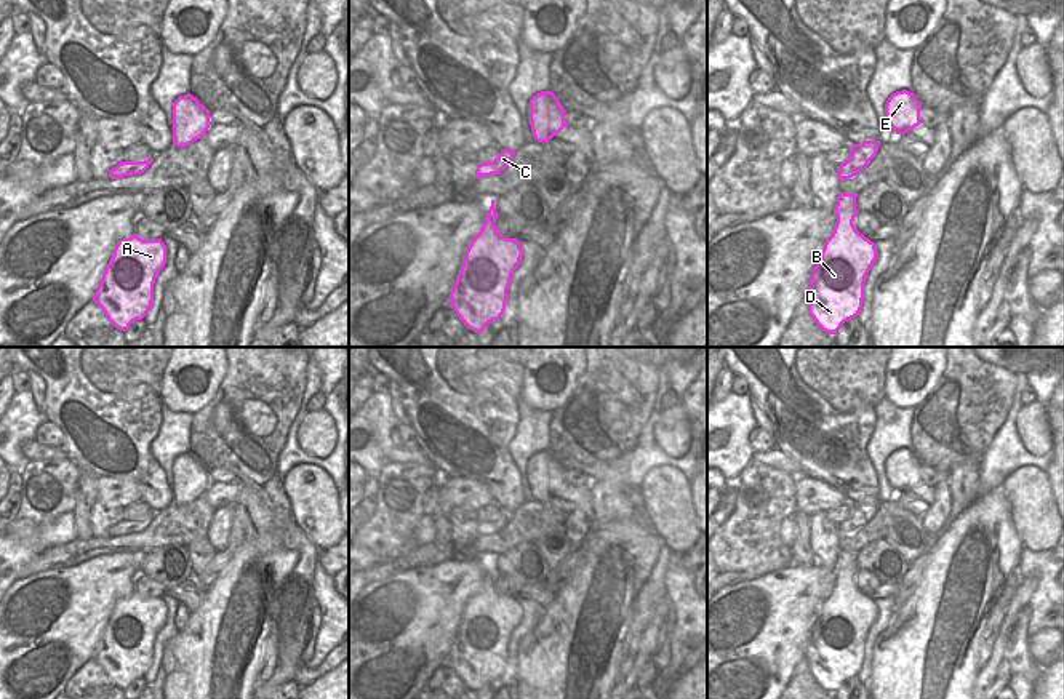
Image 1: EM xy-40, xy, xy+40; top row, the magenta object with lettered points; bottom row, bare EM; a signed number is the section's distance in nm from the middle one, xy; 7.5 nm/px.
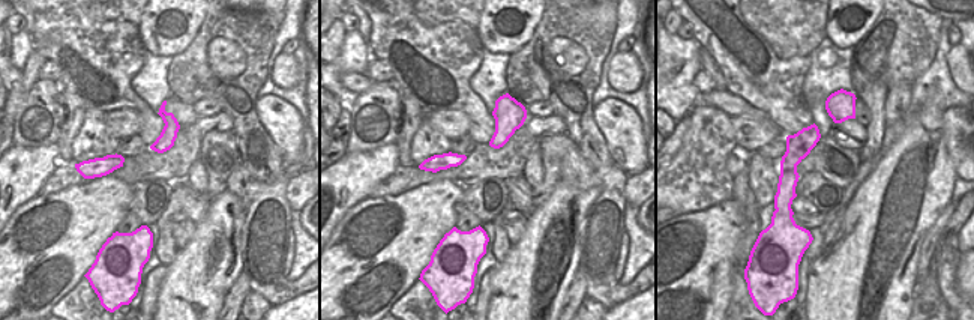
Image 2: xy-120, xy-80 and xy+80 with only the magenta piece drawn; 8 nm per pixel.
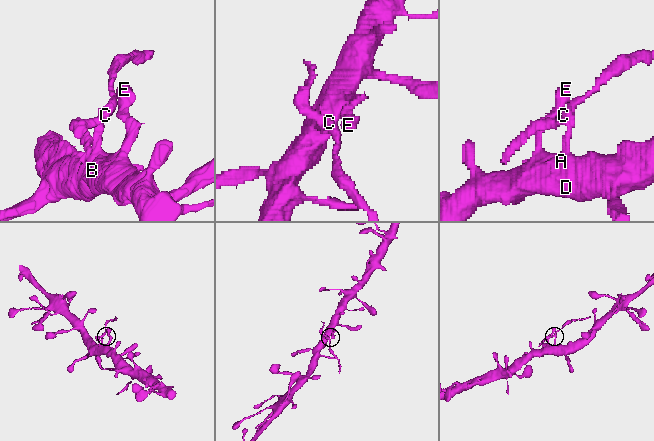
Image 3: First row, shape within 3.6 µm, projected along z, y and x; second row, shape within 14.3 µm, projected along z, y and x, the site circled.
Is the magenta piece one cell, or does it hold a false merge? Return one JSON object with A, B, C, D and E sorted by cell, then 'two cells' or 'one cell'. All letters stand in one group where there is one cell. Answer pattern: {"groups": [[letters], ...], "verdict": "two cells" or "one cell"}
{"groups": [["A", "B", "D", "E"], ["C"]], "verdict": "two cells"}

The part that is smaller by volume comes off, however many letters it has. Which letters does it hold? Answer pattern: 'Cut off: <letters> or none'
Cut off: C

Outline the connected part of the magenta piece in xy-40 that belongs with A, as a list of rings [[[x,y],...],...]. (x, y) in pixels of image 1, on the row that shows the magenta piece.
[[[133,234],[115,245],[93,301],[120,331],[142,320],[154,302],[154,283],[166,264],[166,245]]]

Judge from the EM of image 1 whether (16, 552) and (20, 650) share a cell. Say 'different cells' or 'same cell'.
different cells

